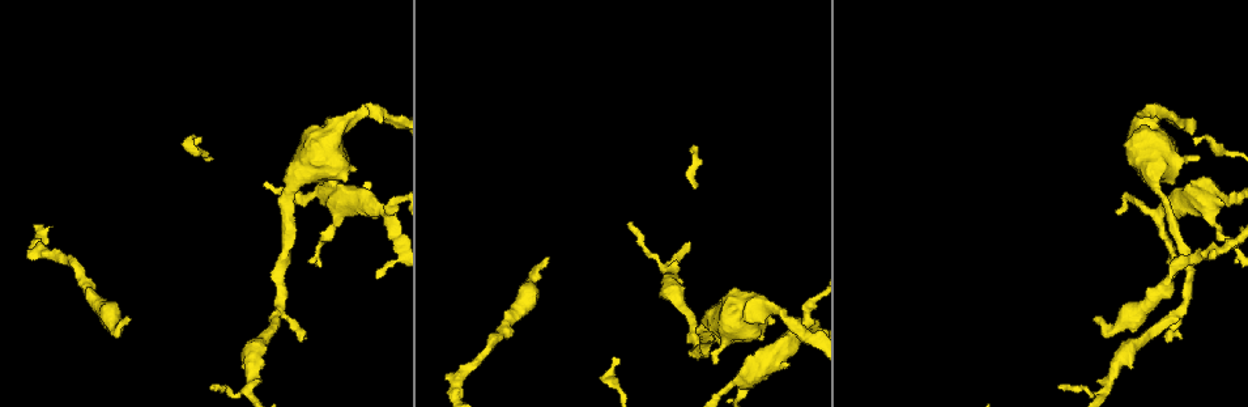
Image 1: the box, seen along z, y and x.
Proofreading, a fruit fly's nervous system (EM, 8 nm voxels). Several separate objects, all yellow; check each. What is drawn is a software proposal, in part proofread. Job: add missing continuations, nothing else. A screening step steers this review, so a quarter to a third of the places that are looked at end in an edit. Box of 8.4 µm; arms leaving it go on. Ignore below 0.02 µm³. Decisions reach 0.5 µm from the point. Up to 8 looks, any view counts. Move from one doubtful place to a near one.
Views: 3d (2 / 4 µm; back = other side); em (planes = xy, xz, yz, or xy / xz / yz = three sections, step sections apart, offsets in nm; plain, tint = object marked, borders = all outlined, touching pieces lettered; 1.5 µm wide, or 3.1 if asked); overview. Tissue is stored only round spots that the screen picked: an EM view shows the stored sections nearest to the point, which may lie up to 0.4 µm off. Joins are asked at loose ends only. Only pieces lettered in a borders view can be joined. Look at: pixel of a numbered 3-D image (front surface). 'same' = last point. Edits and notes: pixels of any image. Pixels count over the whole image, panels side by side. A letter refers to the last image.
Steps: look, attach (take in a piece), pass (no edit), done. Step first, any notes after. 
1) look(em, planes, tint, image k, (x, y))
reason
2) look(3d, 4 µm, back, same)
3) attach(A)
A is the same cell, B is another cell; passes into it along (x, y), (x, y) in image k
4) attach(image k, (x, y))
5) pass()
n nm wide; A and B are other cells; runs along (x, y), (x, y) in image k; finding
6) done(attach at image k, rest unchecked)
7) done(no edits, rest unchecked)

look(em, yz, step 4, borders, image 1, (1092, 319))
free end

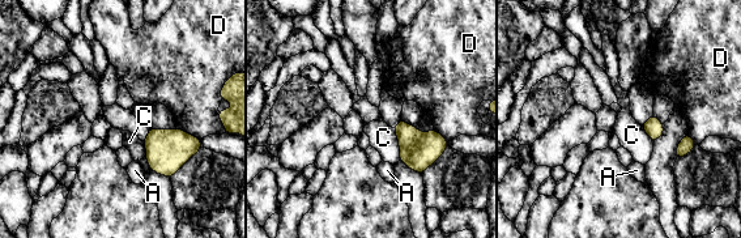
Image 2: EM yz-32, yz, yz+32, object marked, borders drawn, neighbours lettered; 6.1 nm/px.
look(em, planes, borders, same)

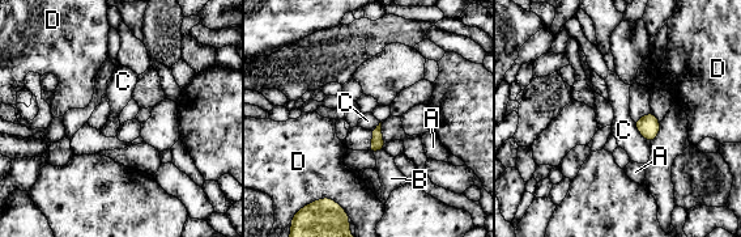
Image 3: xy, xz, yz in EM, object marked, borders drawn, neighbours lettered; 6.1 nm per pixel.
pass()
A, B, C and D are other cells; border along (633, 122), (650, 143) in image 3; none of them fits

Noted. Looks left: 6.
look(em, xy, step 8, borders, image 1, (1178, 337))
thin end

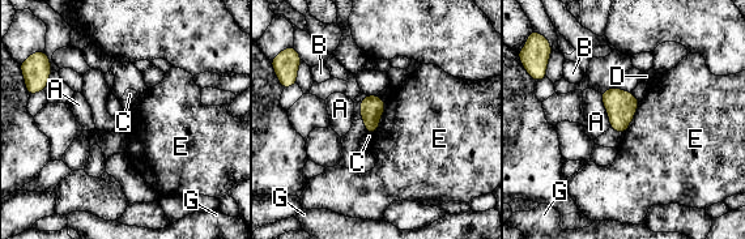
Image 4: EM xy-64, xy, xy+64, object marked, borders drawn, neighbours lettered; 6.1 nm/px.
pass()
A, B, C, D, E and G are other cells; none of them fits

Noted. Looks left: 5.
look(3d, 4 µm, image 1, (375, 276))
branch stops here

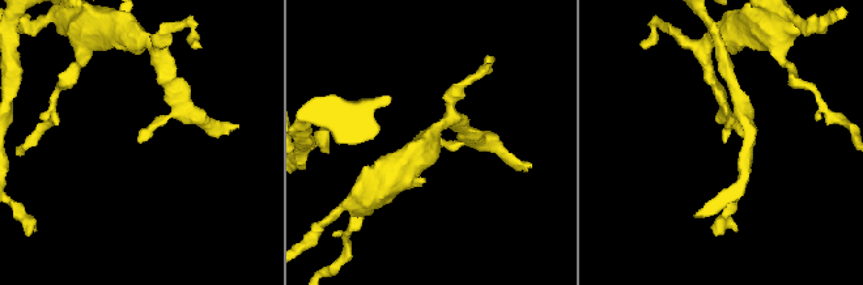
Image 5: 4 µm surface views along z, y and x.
look(em, planes, borders, image 5, (724, 137))

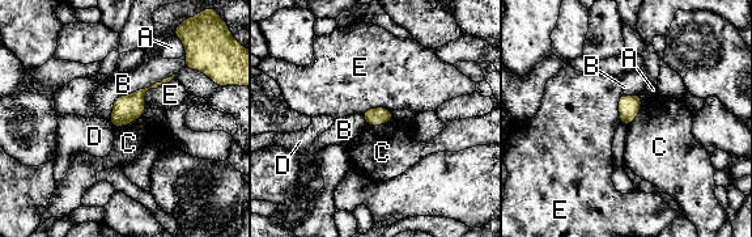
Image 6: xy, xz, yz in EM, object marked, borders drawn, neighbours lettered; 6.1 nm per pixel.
pass()
110 nm wide; A, B, C, D and E are other cells; border along (394, 118), (379, 125), (366, 125) in image 6; no lettered piece goes on from it

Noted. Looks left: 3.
done(no edits, rest unchecked)

